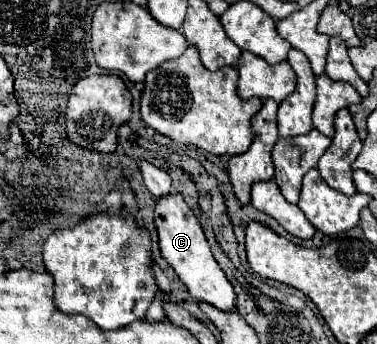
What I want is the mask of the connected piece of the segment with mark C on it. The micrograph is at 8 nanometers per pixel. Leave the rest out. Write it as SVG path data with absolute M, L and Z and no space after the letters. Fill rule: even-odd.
M166 194L164 198L156 200L154 206L154 224L158 230L158 240L160 240L160 254L162 258L174 268L178 278L184 282L188 288L190 296L196 302L208 302L216 306L222 312L230 312L236 306L236 294L232 290L232 284L224 276L222 268L214 260L210 246L206 242L206 236L202 232L202 226L198 224L194 212L188 208L184 202L182 194Z

